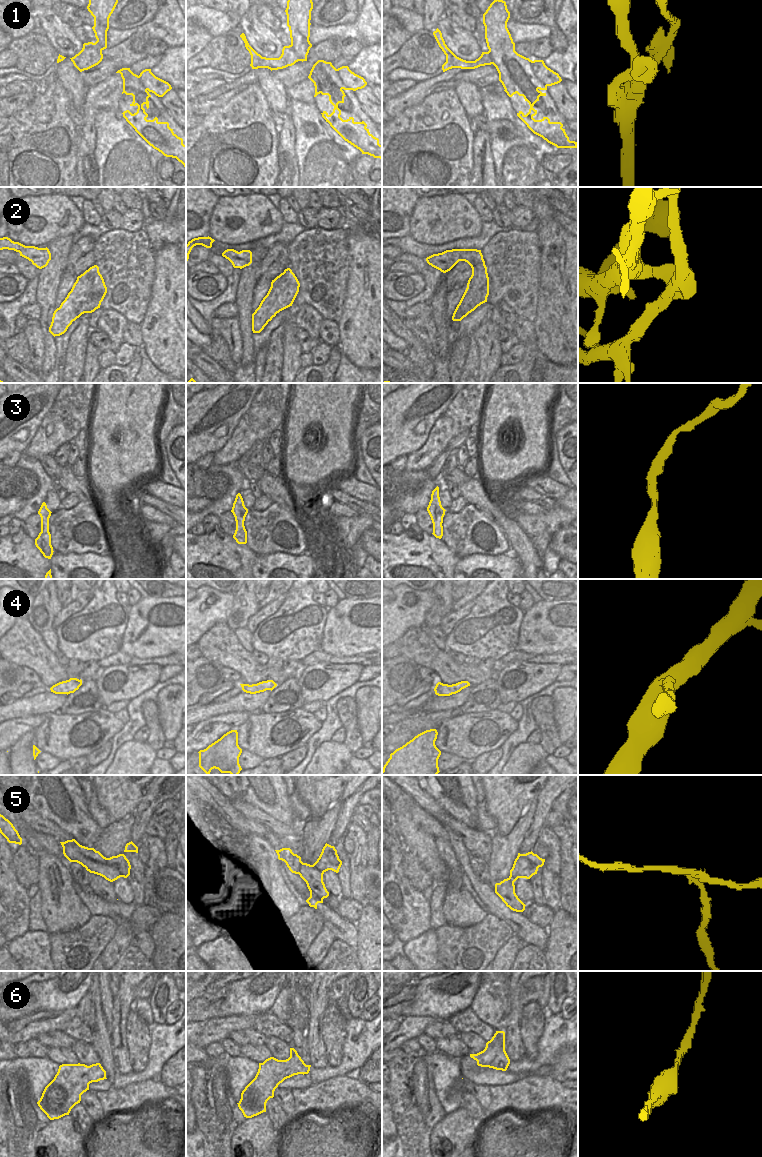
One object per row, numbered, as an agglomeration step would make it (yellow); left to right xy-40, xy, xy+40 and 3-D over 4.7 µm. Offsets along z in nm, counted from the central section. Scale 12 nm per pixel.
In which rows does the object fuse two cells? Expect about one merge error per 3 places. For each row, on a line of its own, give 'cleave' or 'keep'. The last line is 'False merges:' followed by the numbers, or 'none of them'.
1: cleave
2: cleave
3: keep
4: keep
5: cleave
6: keep
False merges: 1, 2, 5

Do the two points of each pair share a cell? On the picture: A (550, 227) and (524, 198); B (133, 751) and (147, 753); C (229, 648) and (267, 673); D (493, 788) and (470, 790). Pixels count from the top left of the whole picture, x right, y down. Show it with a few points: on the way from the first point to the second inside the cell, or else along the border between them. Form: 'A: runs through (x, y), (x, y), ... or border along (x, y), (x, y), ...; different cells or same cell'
A: border along (533, 197), (533, 206), (531, 208); different cells
B: runs through (136, 753), (144, 753); same cell
C: runs through (238, 657), (254, 673), (258, 673); same cell
D: border along (482, 785), (484, 796); different cells

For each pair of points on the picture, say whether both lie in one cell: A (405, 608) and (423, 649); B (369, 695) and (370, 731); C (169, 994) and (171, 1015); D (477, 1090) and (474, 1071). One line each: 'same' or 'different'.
A: different
B: same
C: different
D: different

